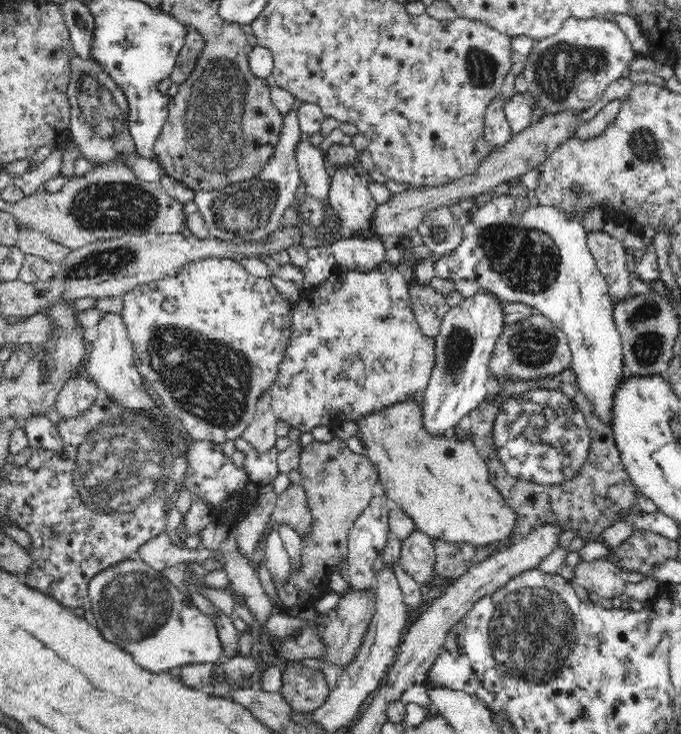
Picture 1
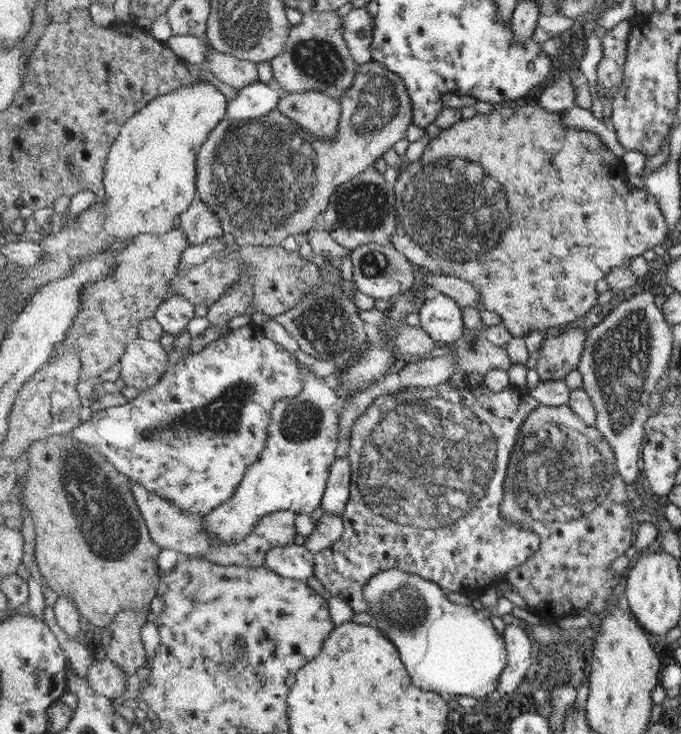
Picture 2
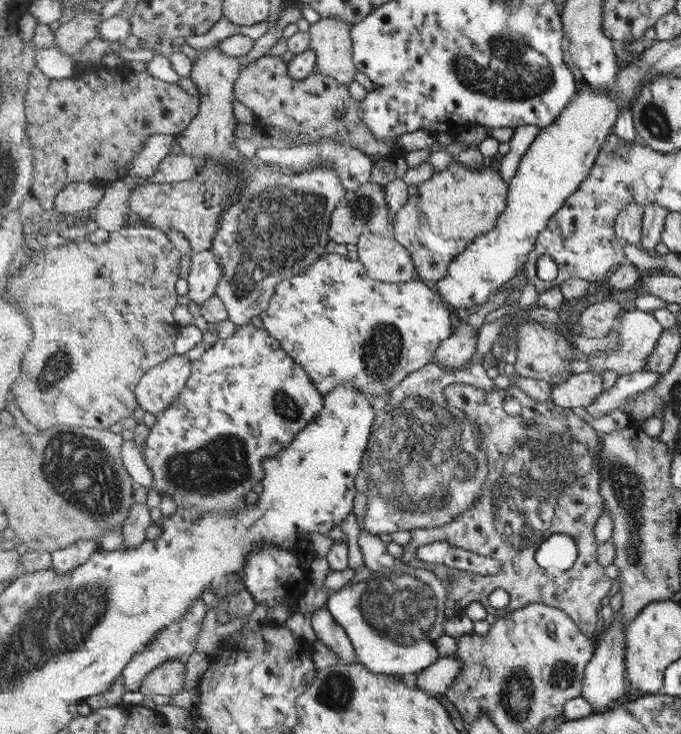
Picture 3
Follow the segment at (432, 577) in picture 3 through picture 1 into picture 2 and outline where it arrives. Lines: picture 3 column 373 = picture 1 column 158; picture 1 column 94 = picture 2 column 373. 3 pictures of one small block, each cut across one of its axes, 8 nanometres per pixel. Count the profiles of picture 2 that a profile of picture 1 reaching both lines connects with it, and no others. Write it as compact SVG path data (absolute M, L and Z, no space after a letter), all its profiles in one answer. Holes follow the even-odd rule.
M397 568L374 576L374 579L366 584L364 595L365 600L369 601L369 609L365 611L370 612L373 626L380 628L381 632L397 645L401 660L406 668L410 668L410 676L414 676L414 684L418 684L418 688L440 692L451 699L473 696L482 701L497 690L501 675L508 664L508 652L507 648L504 648L504 640L494 630L490 618L482 609L450 602L441 585L422 580L421 576Z

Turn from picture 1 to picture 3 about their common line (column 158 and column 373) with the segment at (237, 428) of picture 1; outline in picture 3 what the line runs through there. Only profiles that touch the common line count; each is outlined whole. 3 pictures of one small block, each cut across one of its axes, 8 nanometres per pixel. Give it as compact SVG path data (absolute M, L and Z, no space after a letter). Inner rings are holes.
M327 252L317 262L310 264L310 267L307 267L301 274L286 280L284 284L278 284L278 296L274 296L274 304L270 304L270 308L259 317L264 324L263 328L267 329L271 336L280 341L281 347L309 374L309 377L323 396L334 390L334 387L337 387L340 383L348 383L348 385L353 385L354 388L360 389L370 399L373 396L383 396L383 394L387 394L385 397L387 399L389 392L396 388L398 384L401 384L402 380L406 379L406 376L422 369L426 364L434 362L433 356L439 347L439 343L441 340L448 339L452 334L452 326L450 326L451 315L448 314L444 302L440 300L440 294L432 292L432 286L426 286L424 282L416 282L416 279L400 284L378 282L368 277L366 270L364 270L359 261L353 262L348 260L346 255Z

